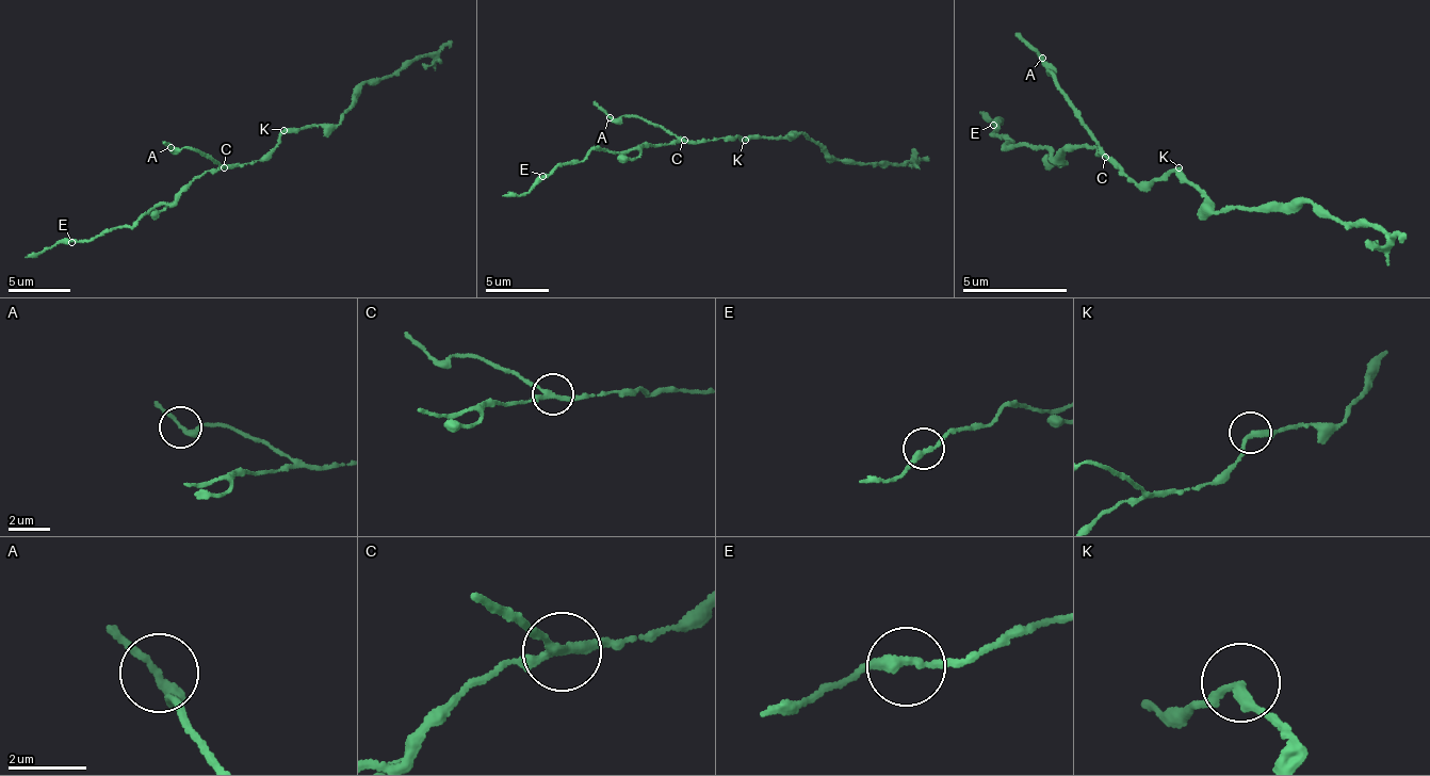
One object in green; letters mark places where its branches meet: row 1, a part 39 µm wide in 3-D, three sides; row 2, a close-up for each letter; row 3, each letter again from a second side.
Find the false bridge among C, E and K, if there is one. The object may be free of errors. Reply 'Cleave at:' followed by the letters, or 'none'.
Cleave at: C

